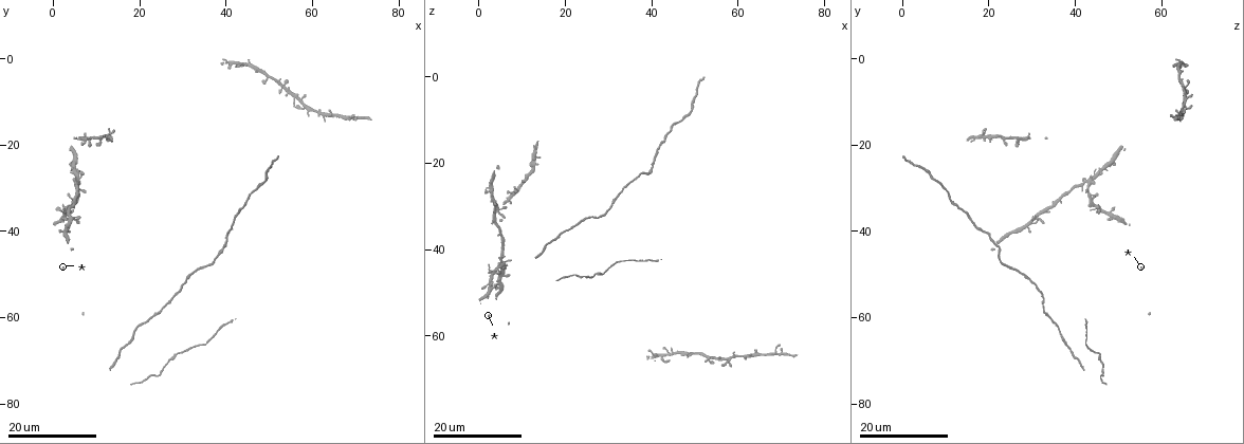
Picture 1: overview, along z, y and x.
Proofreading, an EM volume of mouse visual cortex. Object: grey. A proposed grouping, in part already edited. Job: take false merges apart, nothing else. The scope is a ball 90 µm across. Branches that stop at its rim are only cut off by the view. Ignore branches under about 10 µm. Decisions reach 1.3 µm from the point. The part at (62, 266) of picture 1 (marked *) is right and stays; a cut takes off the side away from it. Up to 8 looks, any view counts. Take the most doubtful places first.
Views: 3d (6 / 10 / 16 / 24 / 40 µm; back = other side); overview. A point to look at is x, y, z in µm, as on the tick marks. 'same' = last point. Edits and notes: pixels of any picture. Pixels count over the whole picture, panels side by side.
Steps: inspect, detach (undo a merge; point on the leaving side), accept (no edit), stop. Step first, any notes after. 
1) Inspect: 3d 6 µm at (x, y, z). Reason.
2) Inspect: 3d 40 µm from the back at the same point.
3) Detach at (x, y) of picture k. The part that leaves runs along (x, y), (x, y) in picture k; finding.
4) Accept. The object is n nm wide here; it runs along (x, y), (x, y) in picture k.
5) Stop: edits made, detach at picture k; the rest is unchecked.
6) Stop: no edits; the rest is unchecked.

Inspect: 3d 16 µm at (5.5, 31.5, 37.0).

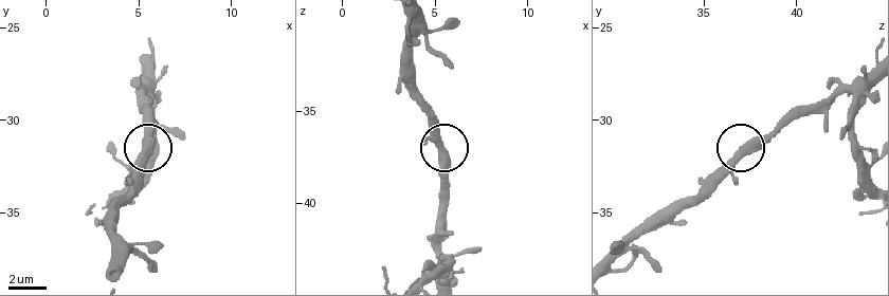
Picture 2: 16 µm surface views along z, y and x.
Inspect: 3d 10 µm at (5.6, 31.2, 37.5). Closer look.

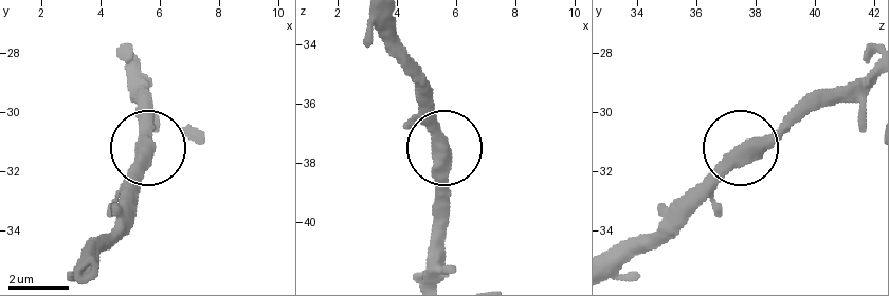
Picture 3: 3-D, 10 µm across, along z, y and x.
Accept. The side arm is 24 µm long; all the same neuron.

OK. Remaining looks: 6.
Inspect: 3d 16 µm at (28.5, 68.0, 45.5).

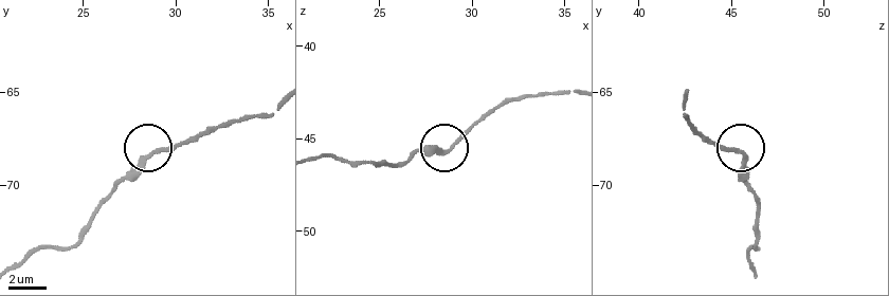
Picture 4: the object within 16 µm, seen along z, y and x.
Inspect: 3d 6 µm at (28.9, 68.3, 45.5).

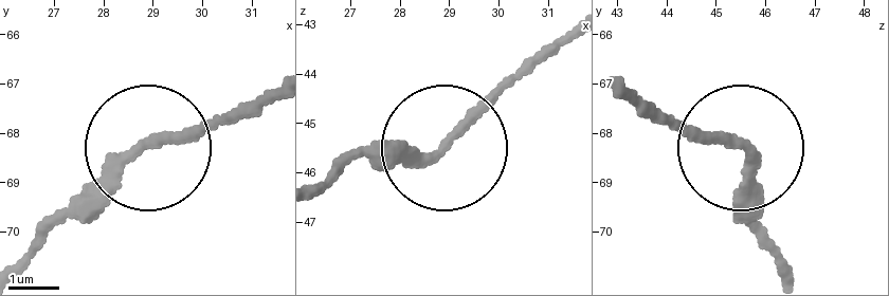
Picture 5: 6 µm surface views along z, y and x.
Accept. The object is 230 nm wide here; continuous, no second neuron.

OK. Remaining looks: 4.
Inspect: 3d 24 µm at (18.0, 63.5, 36.5). Thick turns thin.

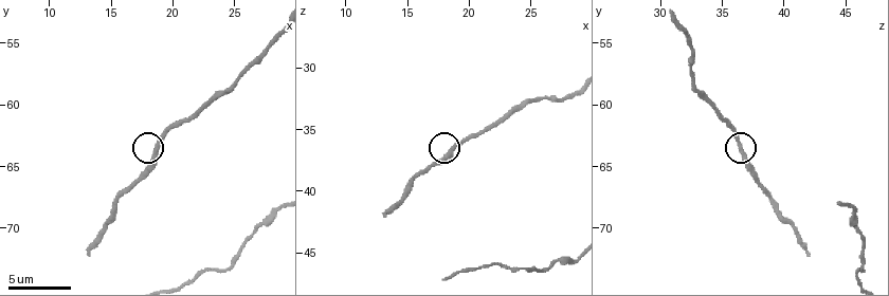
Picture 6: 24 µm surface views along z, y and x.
Inspect: 3d 10 µm at (18.4, 64.0, 36.8).

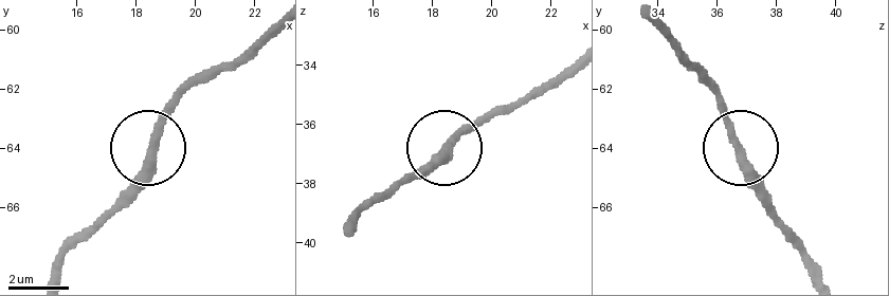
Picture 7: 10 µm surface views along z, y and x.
Inspect: 3d 10 µm from the back at (18.5, 64.1, 36.8). From behind.

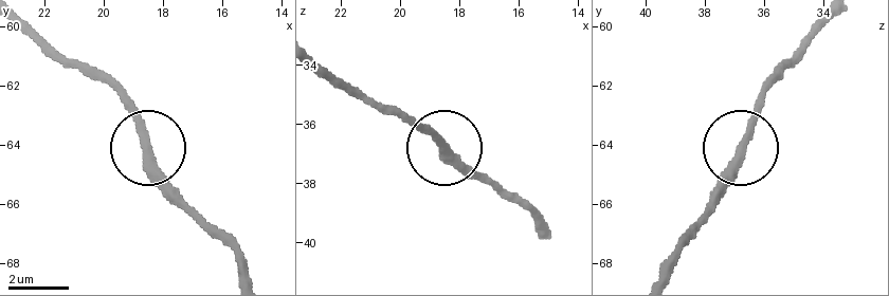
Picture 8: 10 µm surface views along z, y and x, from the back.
Accept. The object is 310 nm wide here; continuous, no second neuron.

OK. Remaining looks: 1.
Inspect: 3d 10 µm at (24.0, 73.4, 46.2). Sudden change in width.

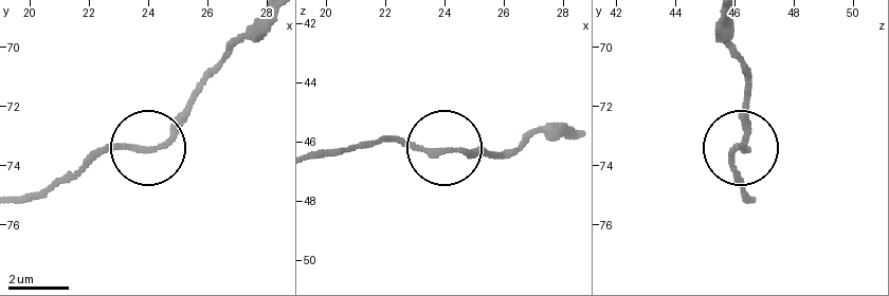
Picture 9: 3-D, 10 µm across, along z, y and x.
Accept. Continuous, no second neuron.

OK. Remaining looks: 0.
Stop: no edits; the rest is unchecked.

